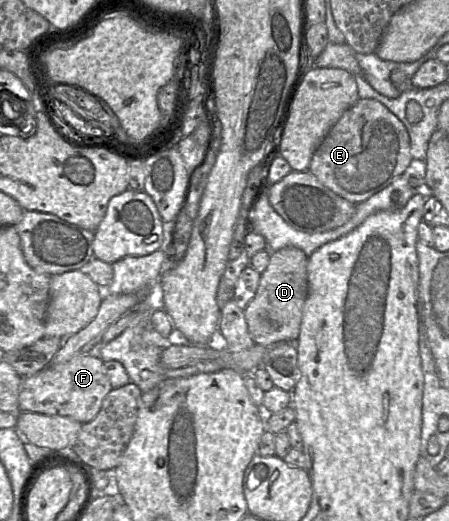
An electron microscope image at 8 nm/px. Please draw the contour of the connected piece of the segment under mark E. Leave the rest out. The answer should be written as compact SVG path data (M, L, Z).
M361 99L348 108L314 152L308 171L331 191L359 204L391 184L412 161L404 124L375 99Z

